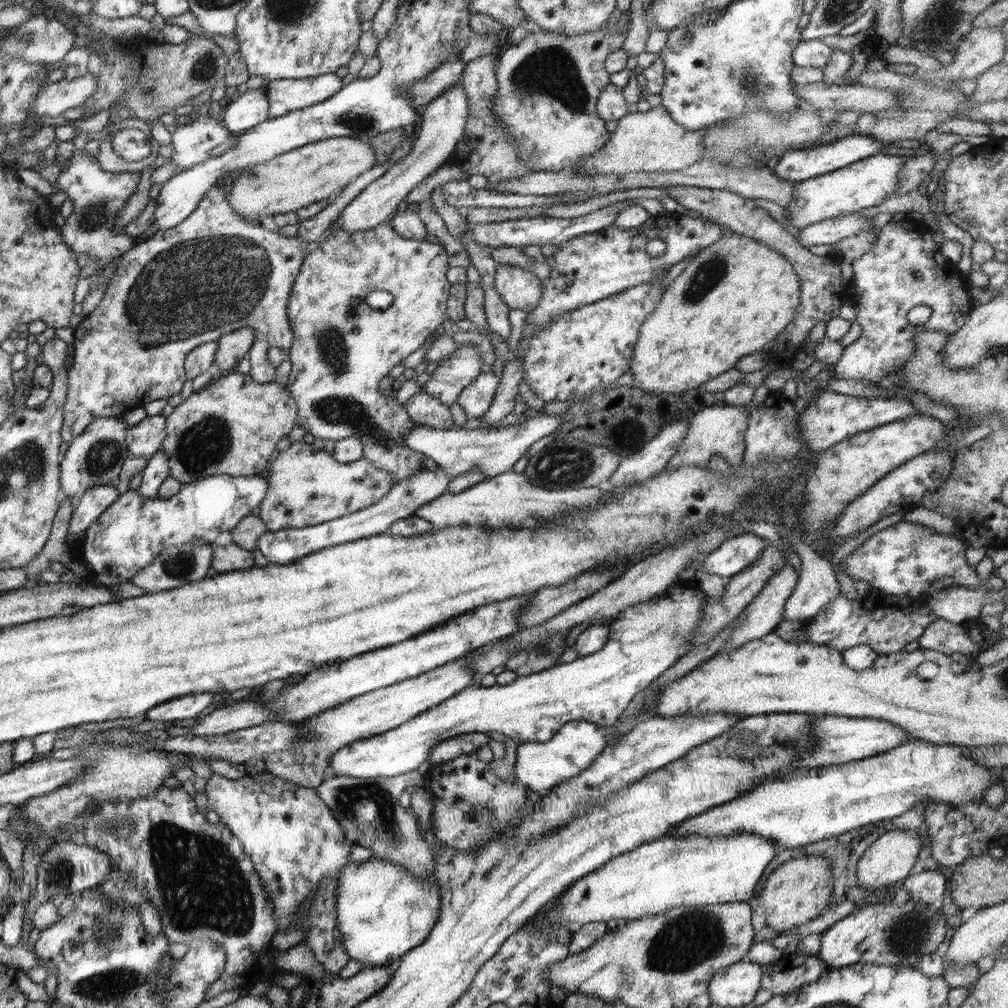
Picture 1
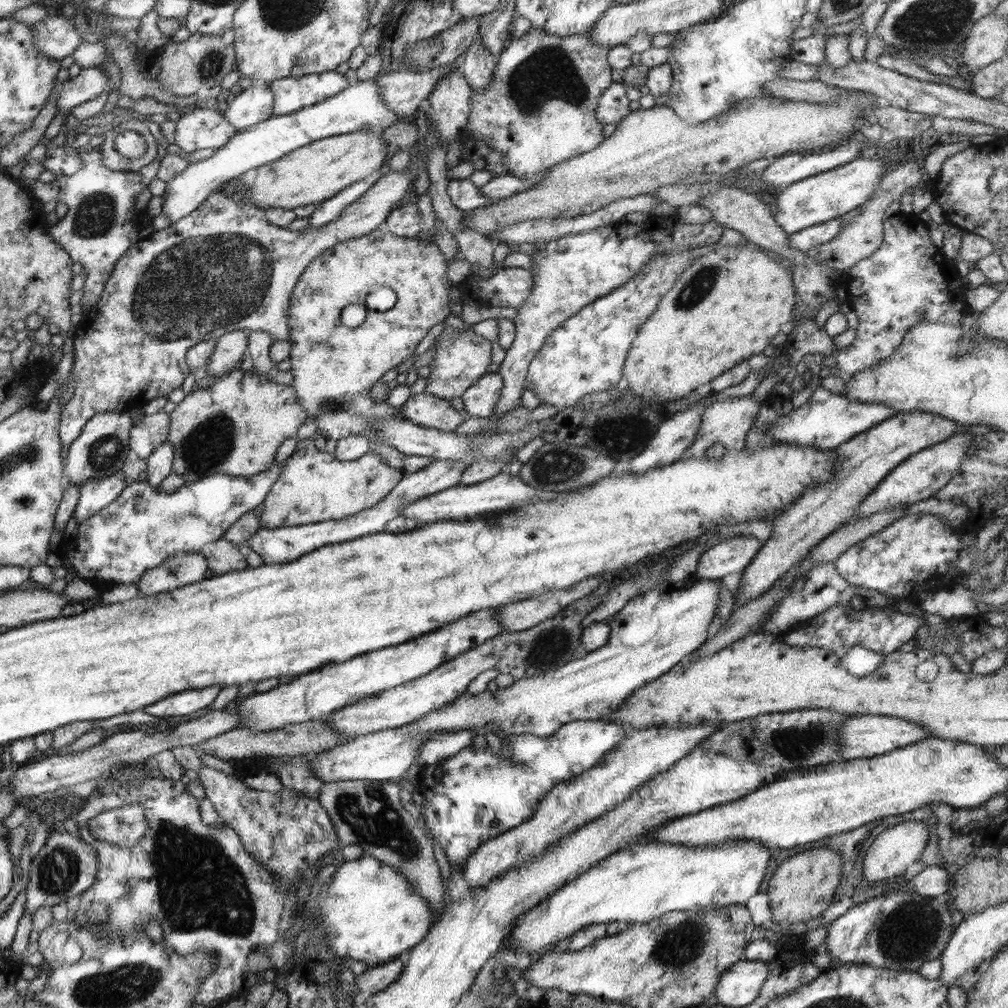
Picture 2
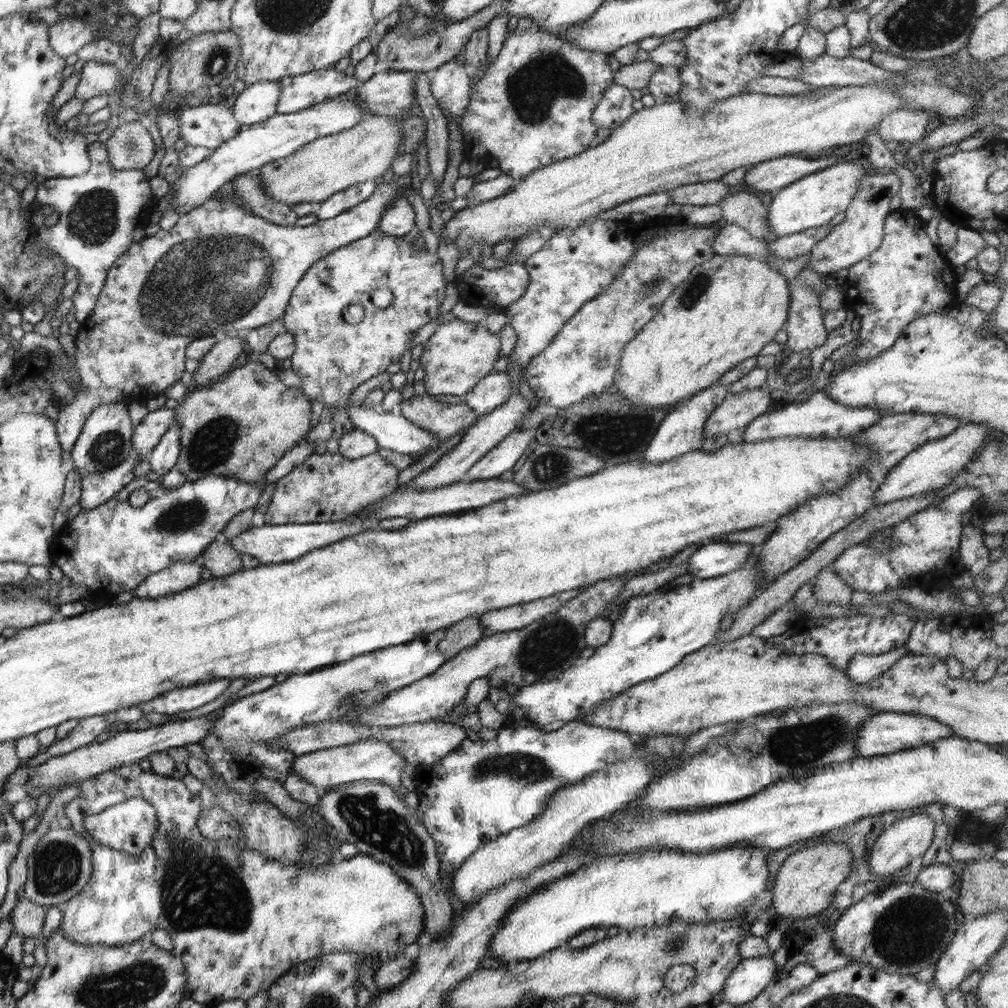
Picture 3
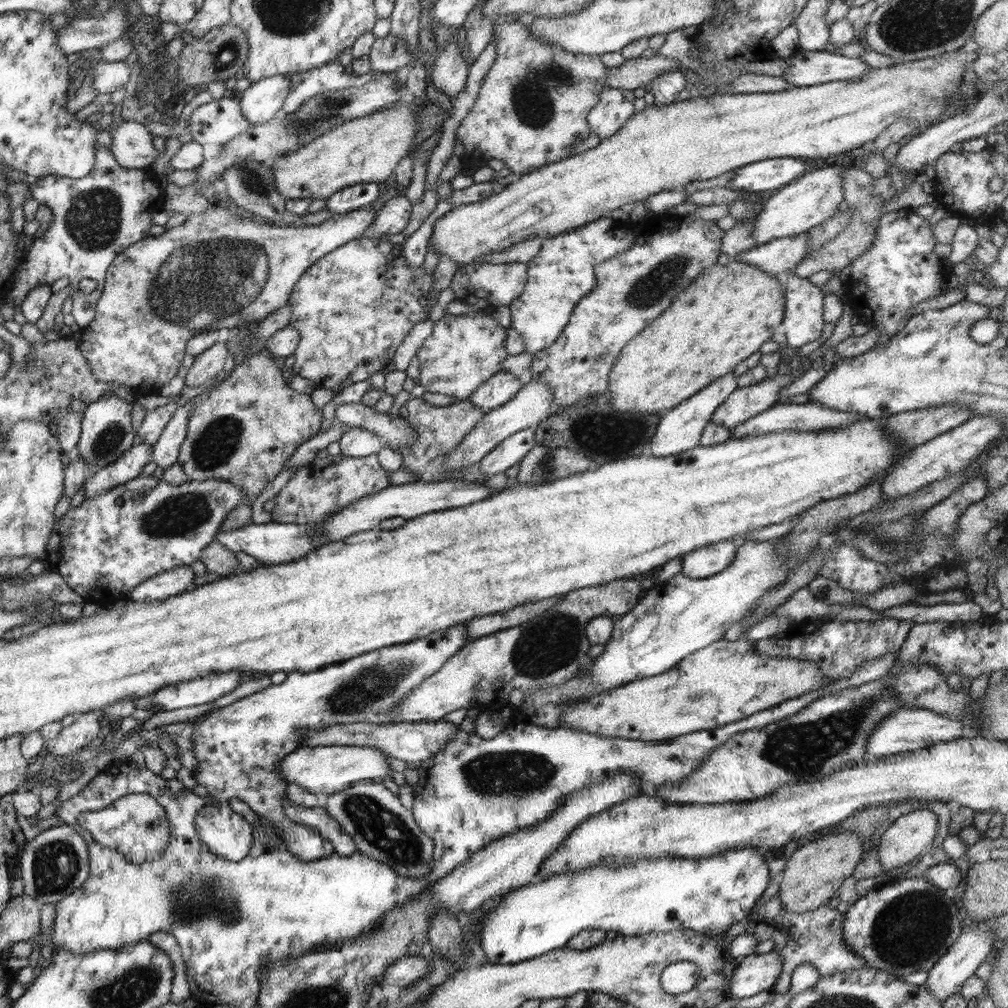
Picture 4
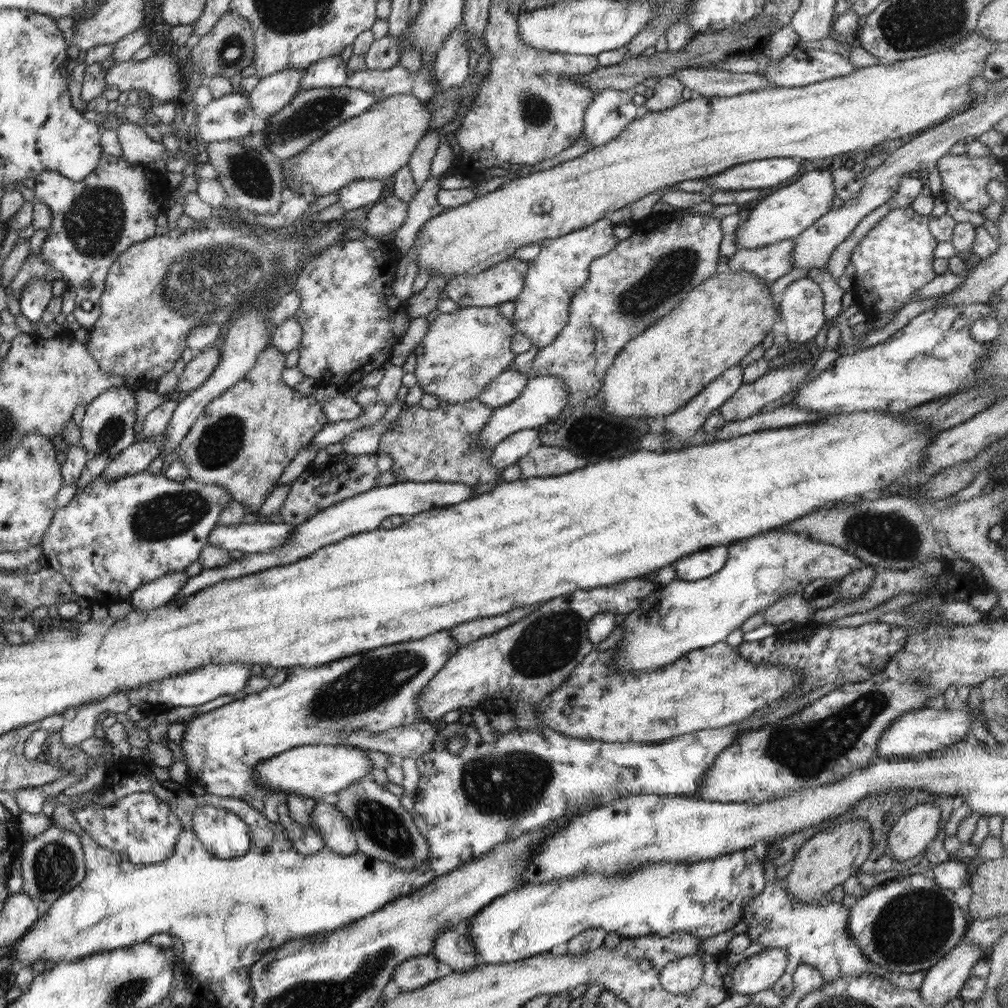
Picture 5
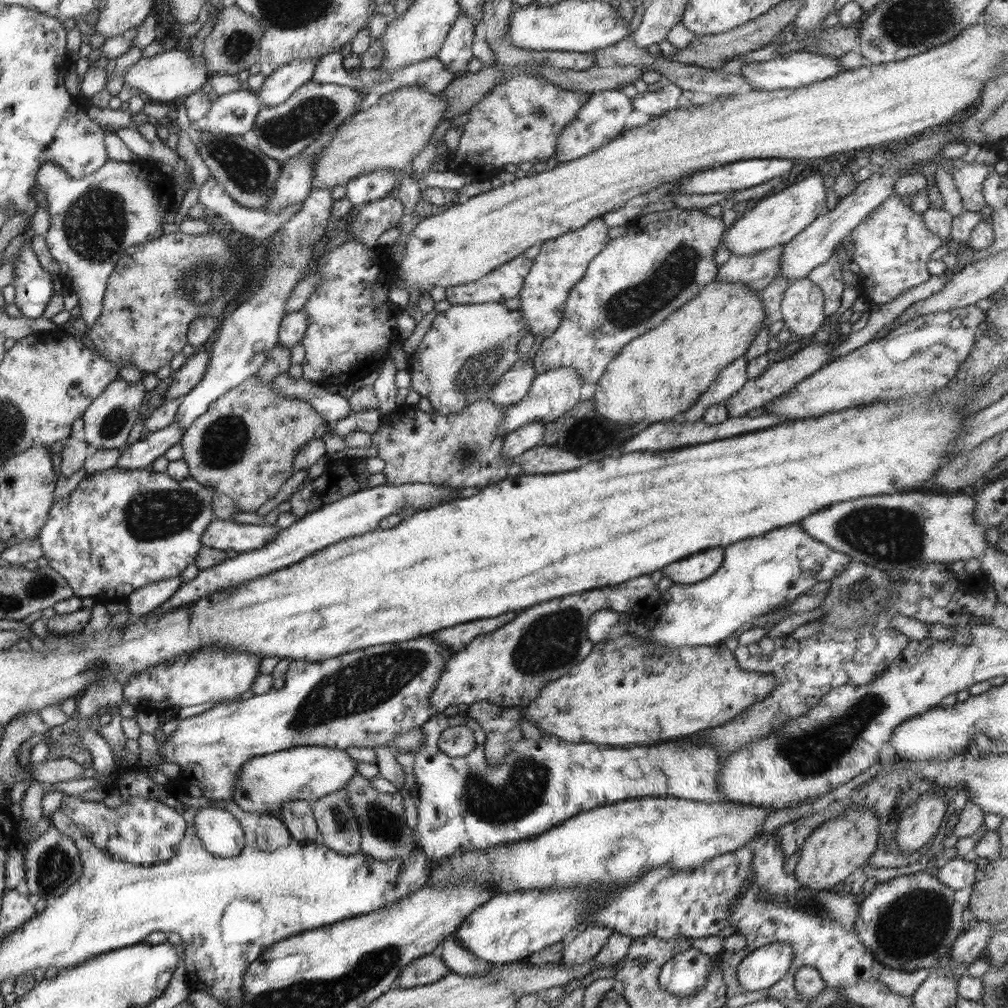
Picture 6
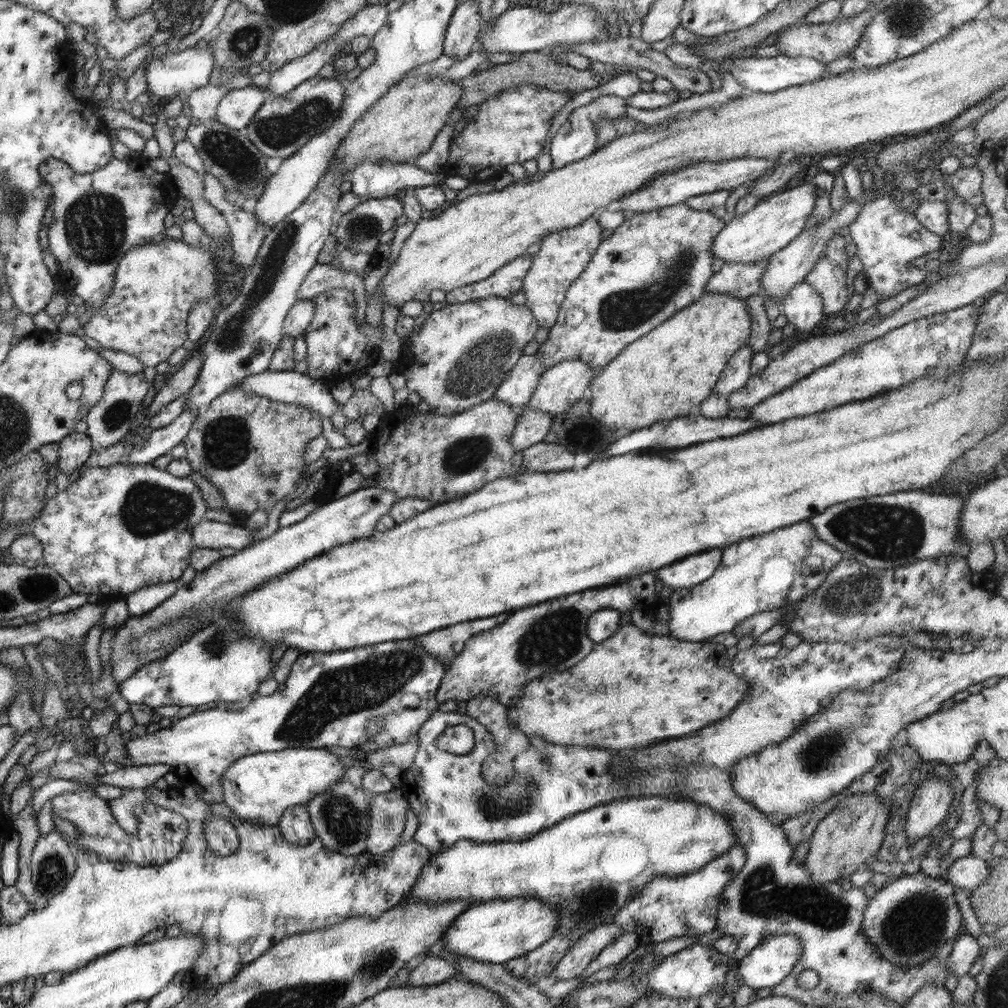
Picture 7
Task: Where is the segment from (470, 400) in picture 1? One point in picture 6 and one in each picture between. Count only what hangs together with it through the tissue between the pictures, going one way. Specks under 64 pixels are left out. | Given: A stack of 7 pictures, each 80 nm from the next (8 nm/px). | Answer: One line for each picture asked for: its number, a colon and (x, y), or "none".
2: (480, 400)
3: (495, 388)
4: (502, 387)
5: (509, 385)
6: (514, 385)

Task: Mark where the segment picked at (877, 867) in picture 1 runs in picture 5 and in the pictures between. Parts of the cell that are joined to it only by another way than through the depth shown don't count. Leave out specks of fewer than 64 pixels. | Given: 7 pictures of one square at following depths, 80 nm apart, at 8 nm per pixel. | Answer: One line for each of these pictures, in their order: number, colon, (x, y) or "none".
2: (896, 849)
3: (908, 838)
4: (911, 835)
5: (913, 833)

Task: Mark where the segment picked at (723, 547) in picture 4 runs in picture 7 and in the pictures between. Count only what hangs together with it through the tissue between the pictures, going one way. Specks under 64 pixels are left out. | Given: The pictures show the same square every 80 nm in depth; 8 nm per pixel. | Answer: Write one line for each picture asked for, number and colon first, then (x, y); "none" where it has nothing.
5: (694, 567)
6: (694, 568)
7: (687, 573)

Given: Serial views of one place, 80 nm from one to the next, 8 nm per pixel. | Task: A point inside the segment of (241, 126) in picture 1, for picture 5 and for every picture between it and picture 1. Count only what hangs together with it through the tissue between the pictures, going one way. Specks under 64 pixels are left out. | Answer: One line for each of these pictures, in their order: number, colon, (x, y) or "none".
2: (253, 105)
3: (257, 102)
4: (262, 101)
5: (272, 93)

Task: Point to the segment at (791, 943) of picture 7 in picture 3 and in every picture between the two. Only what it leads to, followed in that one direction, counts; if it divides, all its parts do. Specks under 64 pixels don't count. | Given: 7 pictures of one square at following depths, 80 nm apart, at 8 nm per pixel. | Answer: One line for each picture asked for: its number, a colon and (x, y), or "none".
3: (753, 975)
4: (755, 973)
5: (760, 971)
6: (765, 966)

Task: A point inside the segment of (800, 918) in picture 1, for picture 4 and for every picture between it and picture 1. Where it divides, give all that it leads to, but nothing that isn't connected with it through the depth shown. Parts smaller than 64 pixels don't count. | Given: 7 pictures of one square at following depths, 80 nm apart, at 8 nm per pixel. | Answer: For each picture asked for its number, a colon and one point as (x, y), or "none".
2: (803, 887)
3: (806, 884)
4: (813, 875)

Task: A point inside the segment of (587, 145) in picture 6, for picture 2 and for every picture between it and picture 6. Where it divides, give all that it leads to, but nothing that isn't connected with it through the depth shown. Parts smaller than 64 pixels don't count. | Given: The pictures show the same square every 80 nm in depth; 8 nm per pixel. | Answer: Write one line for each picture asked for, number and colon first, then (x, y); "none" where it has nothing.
2: (613, 106)
3: (615, 107)
4: (616, 106)
5: (612, 110)

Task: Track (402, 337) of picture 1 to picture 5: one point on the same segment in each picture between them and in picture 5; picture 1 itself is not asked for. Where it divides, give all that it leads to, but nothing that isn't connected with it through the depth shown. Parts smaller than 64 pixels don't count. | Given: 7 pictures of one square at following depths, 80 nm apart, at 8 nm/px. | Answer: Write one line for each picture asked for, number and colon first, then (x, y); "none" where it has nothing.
2: (334, 366)
3: (332, 358)
4: (353, 307)
5: (351, 319)

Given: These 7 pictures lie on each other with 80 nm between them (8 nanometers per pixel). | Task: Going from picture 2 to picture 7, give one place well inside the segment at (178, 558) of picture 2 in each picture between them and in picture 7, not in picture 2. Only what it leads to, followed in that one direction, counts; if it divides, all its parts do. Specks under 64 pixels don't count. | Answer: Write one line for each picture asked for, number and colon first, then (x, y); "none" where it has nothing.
3: (180, 576)
4: (172, 582)
5: (152, 595)
6: (142, 602)
7: (144, 601)

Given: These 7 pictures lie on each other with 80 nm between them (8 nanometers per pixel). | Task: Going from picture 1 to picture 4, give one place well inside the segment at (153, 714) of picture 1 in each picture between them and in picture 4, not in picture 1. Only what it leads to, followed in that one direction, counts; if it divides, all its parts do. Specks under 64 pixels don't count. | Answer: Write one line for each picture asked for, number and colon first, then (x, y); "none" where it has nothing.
2: (189, 702)
3: (171, 703)
4: (208, 688)

